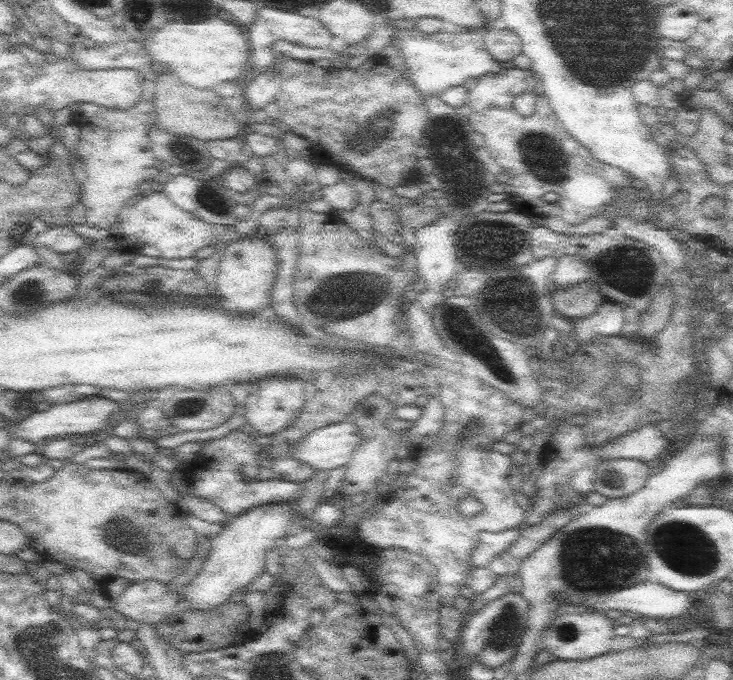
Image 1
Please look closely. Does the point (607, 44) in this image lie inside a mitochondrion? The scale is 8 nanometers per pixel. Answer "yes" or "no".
yes

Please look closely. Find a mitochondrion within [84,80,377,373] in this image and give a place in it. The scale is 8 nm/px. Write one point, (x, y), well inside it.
(337, 304)

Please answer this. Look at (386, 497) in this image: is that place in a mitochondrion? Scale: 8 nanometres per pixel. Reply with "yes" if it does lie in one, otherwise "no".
no

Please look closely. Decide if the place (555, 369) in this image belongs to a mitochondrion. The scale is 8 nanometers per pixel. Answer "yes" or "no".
no

